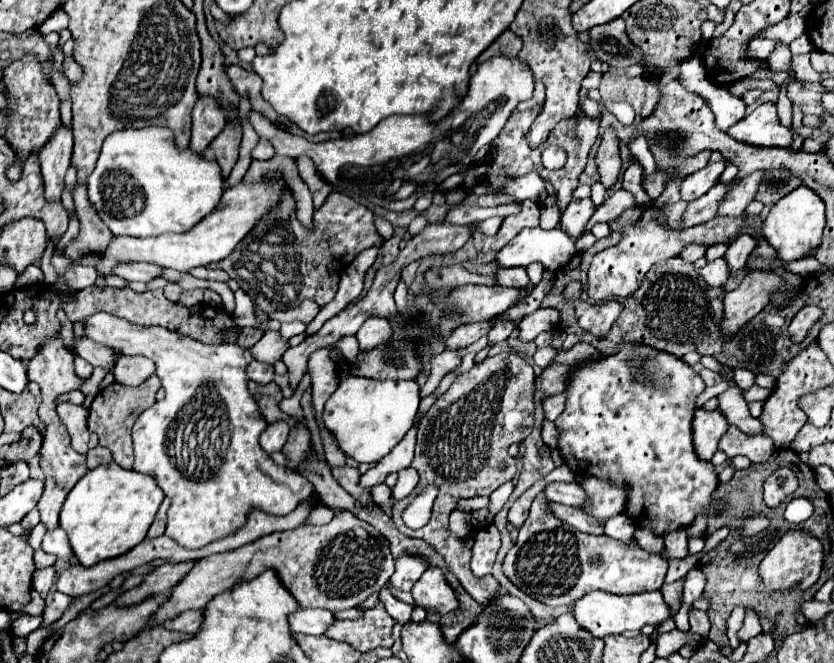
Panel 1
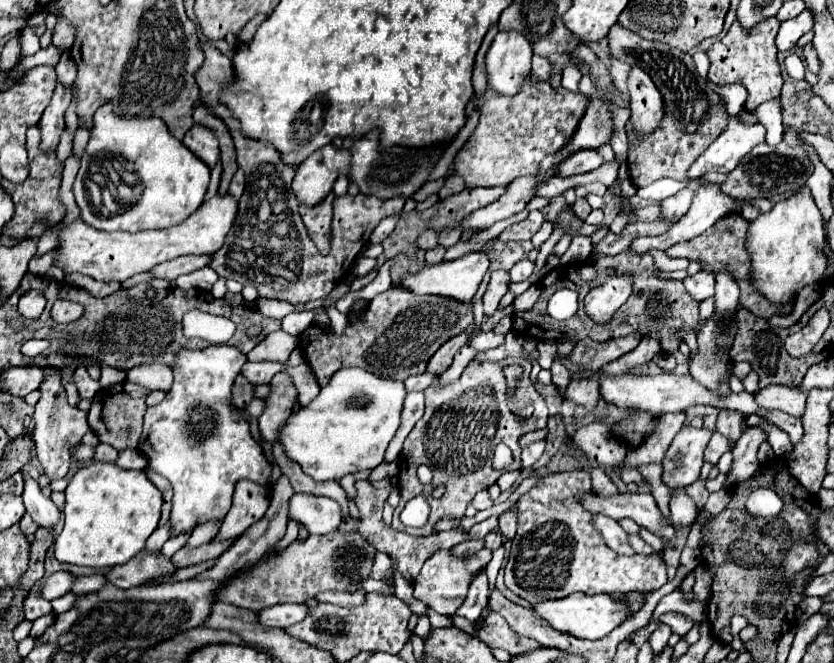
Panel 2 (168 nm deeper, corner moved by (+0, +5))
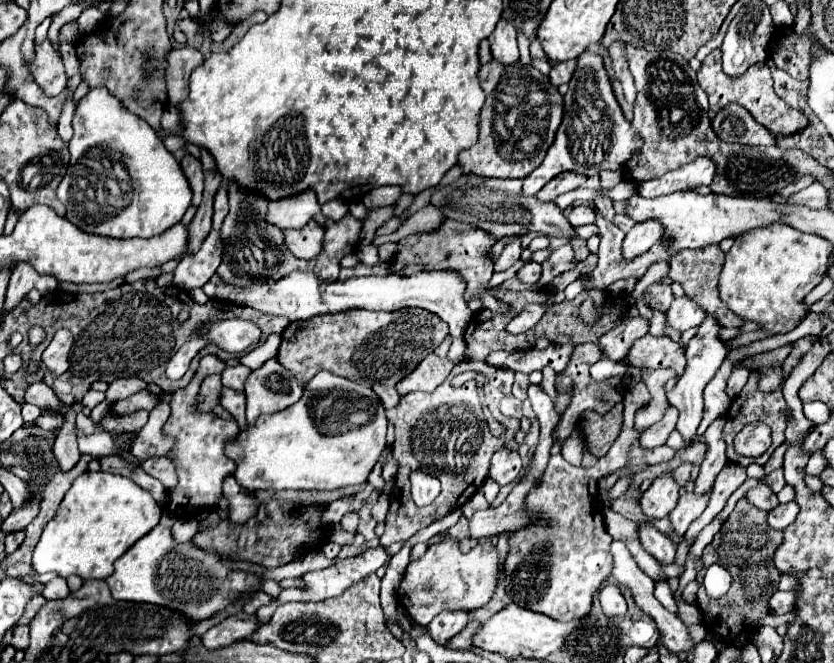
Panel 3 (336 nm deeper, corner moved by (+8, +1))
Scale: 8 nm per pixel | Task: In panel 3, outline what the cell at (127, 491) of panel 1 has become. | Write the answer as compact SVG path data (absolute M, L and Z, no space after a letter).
M83 473L75 479L67 495L63 497L55 517L47 523L47 527L41 533L41 539L35 547L31 565L37 573L53 571L59 577L67 579L69 575L79 575L81 579L105 579L109 573L113 573L113 563L143 535L147 535L161 517L161 507L155 503L155 499L145 493L141 487L133 485L127 477L117 477L111 473Z

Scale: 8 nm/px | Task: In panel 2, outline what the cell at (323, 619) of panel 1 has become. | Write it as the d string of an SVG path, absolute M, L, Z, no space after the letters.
M285 603L285 605L273 605L269 609L263 609L259 613L261 623L267 627L291 627L299 621L303 621L309 615L309 607L303 605L293 605L293 603Z

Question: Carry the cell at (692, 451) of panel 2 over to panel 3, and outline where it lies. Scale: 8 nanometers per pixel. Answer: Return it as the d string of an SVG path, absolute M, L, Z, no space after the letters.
M663 473L653 481L649 491L641 495L641 507L647 519L655 521L667 517L675 509L677 499L679 499L679 485L671 479L669 473Z

